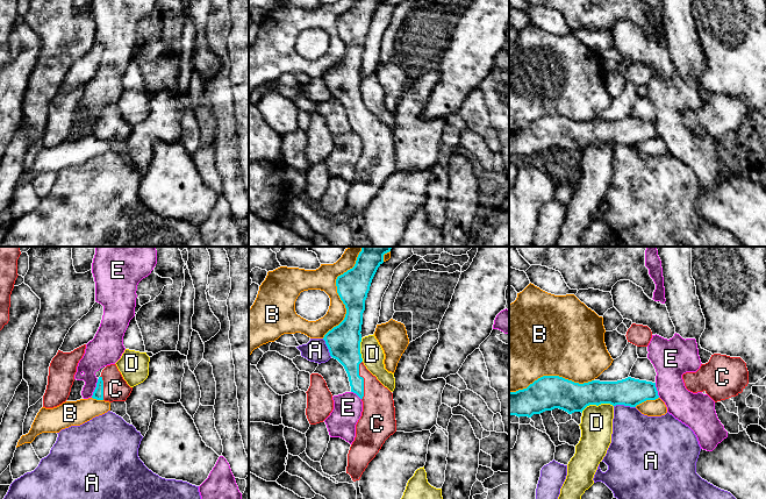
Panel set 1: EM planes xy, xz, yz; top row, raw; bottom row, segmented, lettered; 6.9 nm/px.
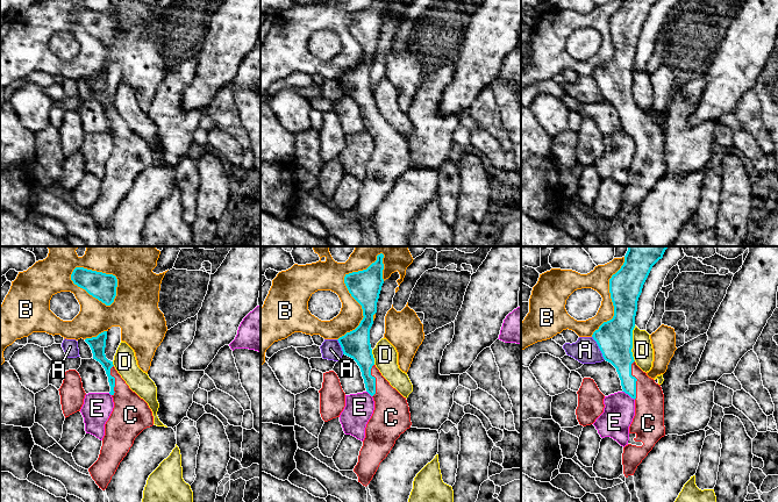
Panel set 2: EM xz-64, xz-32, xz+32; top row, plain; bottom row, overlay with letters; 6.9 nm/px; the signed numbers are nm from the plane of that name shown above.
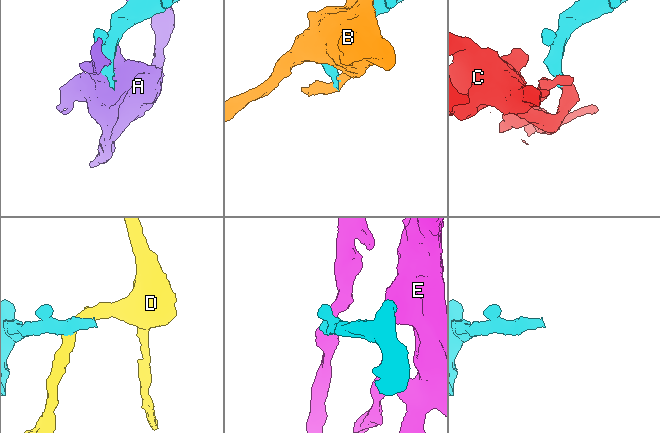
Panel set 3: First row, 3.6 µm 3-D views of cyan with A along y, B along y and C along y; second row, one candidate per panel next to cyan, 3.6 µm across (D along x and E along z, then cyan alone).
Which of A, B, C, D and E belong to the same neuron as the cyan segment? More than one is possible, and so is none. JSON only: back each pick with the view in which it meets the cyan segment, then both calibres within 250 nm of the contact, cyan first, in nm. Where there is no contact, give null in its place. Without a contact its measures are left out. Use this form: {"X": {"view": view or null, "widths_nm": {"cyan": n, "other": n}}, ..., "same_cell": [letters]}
{"C": {"view": "xz", "widths_nm": {"cyan": 190, "other": 220}}, "same_cell": ["C"]}

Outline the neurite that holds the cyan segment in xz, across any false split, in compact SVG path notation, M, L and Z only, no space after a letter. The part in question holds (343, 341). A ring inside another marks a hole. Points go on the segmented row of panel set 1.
M361 247L356 264L336 279L337 293L345 305L344 320L323 340L330 356L345 369L351 392L363 401L356 437L348 454L346 473L359 480L385 441L396 432L393 393L364 365L360 354L363 313L372 279L392 247Z

